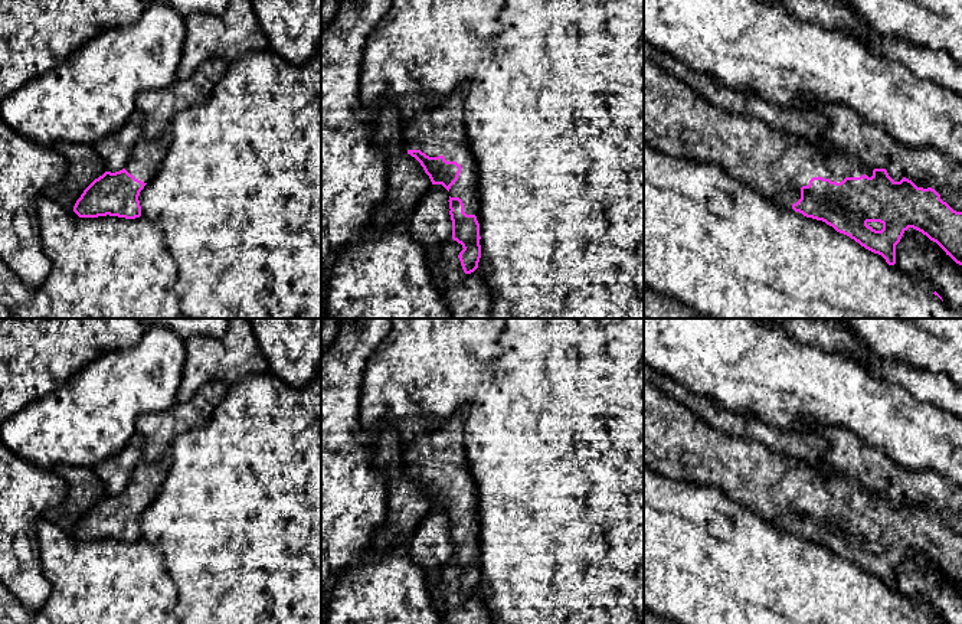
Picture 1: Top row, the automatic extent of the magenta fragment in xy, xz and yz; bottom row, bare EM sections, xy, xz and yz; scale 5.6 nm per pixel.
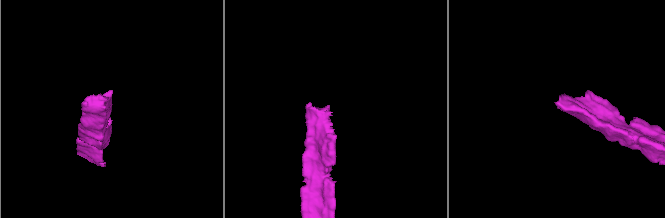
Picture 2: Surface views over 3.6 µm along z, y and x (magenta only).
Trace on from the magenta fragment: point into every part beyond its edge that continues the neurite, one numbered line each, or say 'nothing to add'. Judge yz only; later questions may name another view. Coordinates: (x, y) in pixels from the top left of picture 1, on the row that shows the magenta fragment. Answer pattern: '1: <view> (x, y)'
1: yz (680, 123)

